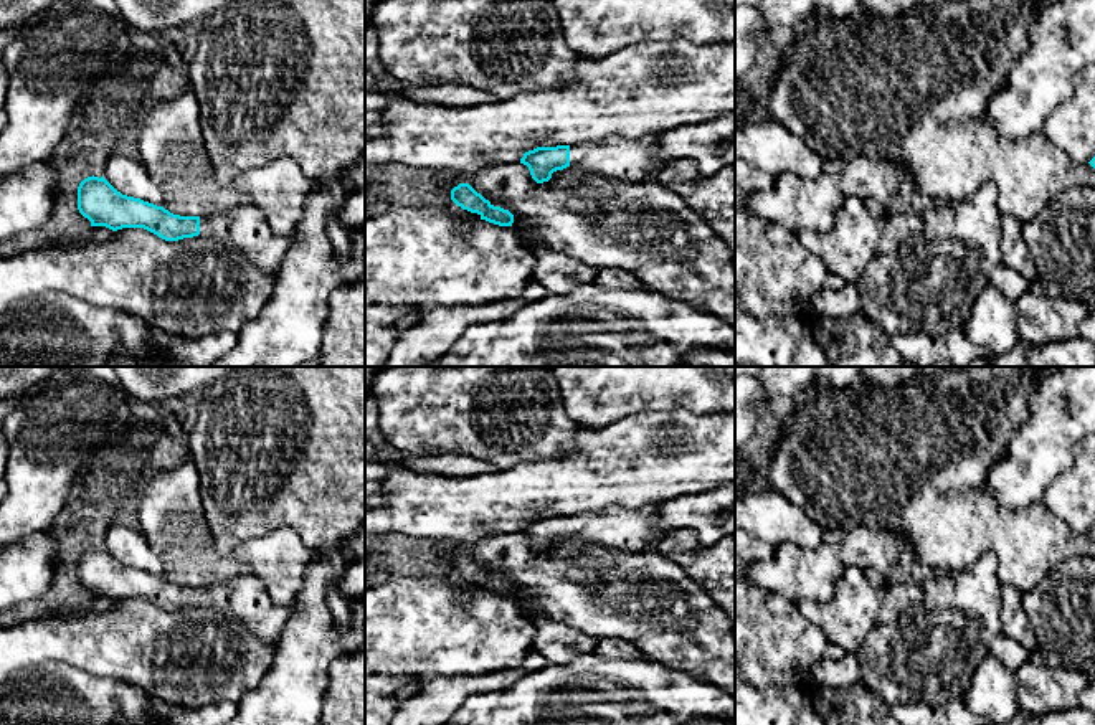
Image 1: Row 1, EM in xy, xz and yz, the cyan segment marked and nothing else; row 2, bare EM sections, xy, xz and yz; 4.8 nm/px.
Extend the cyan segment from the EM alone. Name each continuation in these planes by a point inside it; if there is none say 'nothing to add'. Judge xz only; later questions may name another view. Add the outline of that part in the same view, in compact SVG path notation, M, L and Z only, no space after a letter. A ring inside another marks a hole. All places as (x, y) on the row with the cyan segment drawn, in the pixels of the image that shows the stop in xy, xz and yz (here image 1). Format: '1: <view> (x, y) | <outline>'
1: xz (618, 157) | M613 134L604 140L576 144L570 147L570 165L639 183L651 170L661 170L659 140L661 134L646 134L641 139Z

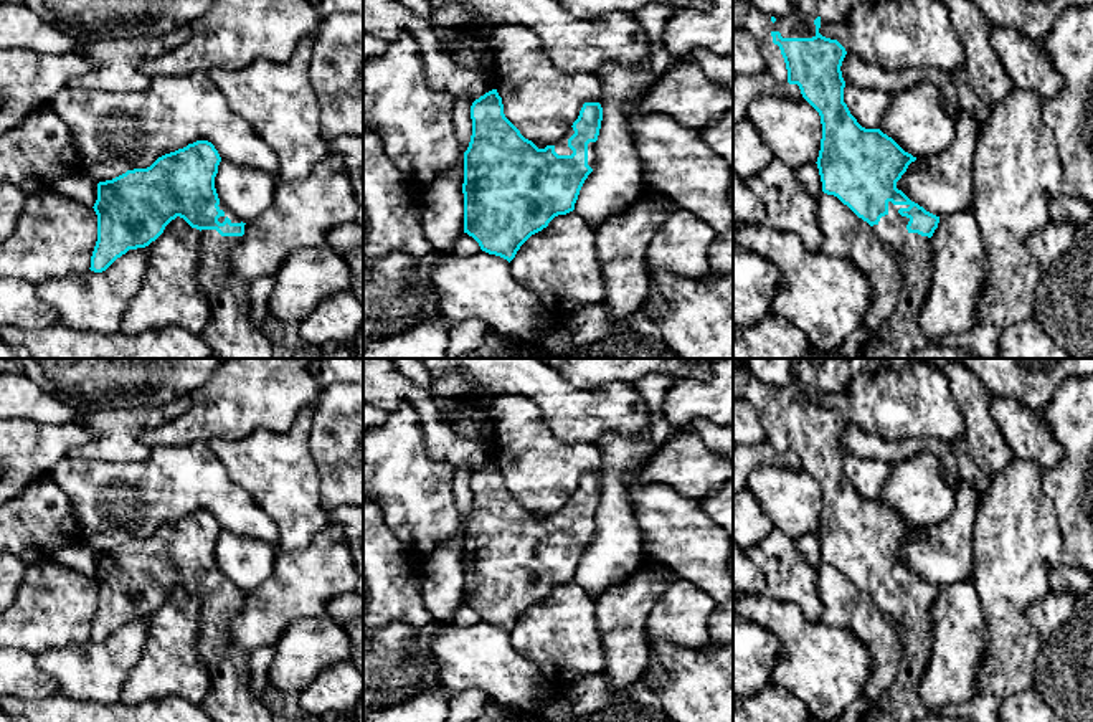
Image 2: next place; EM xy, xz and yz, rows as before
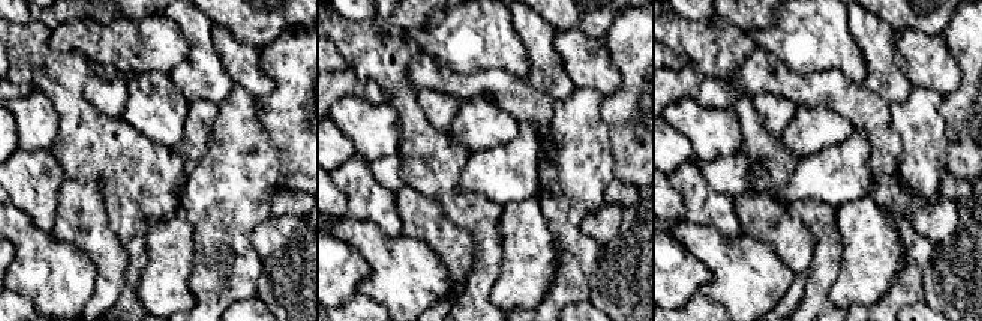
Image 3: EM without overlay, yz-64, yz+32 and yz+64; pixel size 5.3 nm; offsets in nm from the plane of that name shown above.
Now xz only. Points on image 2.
1: xz (562, 147) | M573 127L555 144L555 152L558 155L571 155L573 150L568 147L568 139L575 134Z

